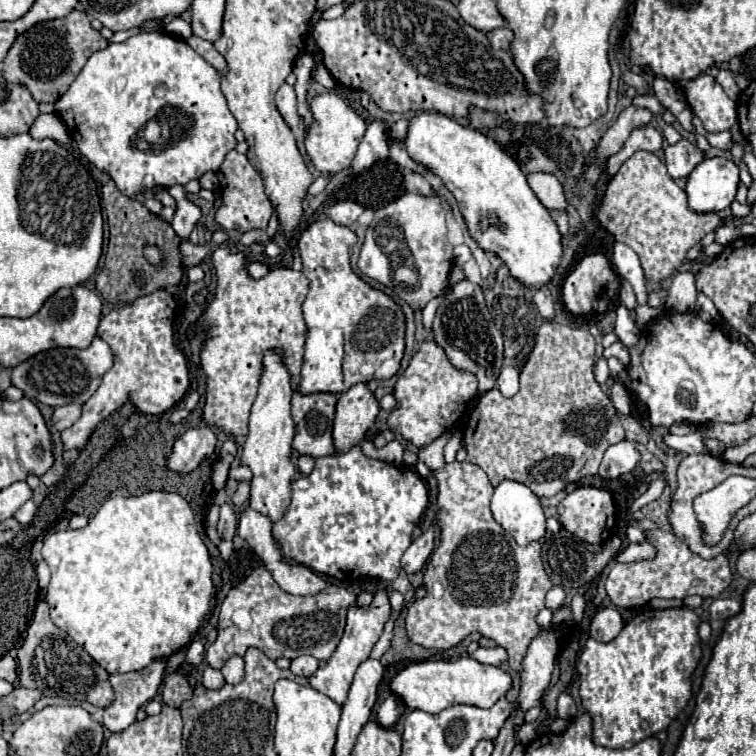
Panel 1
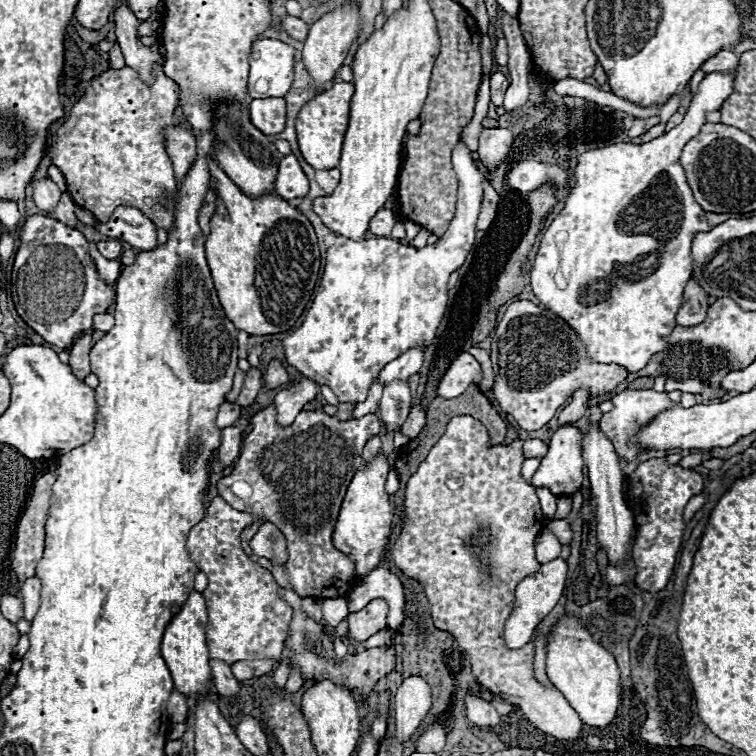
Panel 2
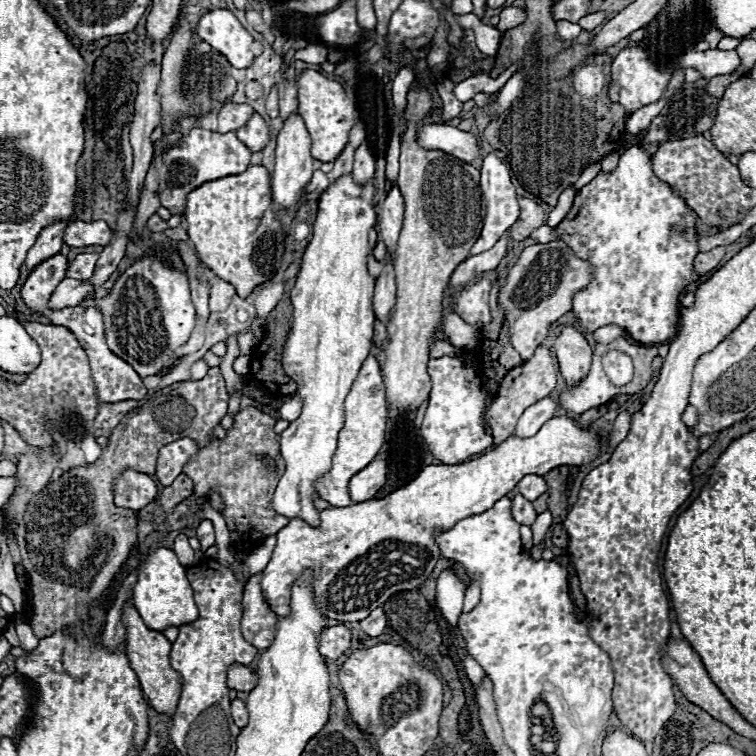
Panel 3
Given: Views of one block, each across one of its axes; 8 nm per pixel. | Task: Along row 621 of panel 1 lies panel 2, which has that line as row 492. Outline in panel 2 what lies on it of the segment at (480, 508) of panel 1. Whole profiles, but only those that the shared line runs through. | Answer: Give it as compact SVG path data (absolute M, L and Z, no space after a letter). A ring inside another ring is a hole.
M472 416L452 418L444 436L406 484L406 522L392 554L396 566L424 586L434 626L454 636L476 680L510 704L520 706L522 714L542 732L558 740L574 740L580 736L582 720L556 688L546 688L534 678L534 644L528 642L512 650L504 640L504 624L514 610L514 590L518 582L540 570L540 562L534 556L534 540L546 526L546 516L540 510L534 488L520 476L522 462L522 440L490 446L490 436L480 420Z

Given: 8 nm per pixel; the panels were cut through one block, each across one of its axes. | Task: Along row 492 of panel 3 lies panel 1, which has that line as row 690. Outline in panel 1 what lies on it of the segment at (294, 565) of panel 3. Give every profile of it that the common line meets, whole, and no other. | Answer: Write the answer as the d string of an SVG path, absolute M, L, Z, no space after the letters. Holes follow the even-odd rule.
M470 656L458 660L422 660L402 668L392 680L390 690L410 708L438 714L454 704L470 704L478 708L490 708L510 688L510 676L496 666L480 664Z

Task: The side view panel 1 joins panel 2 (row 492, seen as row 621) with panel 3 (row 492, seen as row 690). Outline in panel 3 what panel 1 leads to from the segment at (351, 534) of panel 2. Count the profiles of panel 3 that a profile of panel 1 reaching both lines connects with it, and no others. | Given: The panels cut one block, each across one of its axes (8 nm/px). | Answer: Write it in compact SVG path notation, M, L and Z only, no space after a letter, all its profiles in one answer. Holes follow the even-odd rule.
M370 354L354 380L350 394L344 400L344 428L340 430L340 436L338 436L338 448L332 458L332 470L316 484L320 498L326 500L330 506L346 508L352 504L348 496L348 482L358 470L368 466L378 454L380 446L384 444L386 420L388 420L388 412L386 412L380 366L378 366L378 360Z

